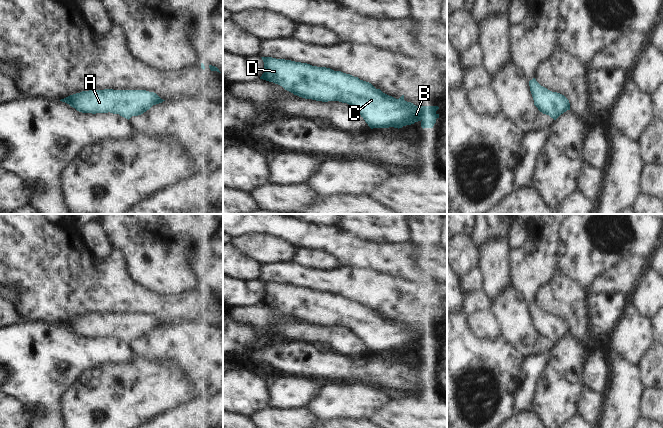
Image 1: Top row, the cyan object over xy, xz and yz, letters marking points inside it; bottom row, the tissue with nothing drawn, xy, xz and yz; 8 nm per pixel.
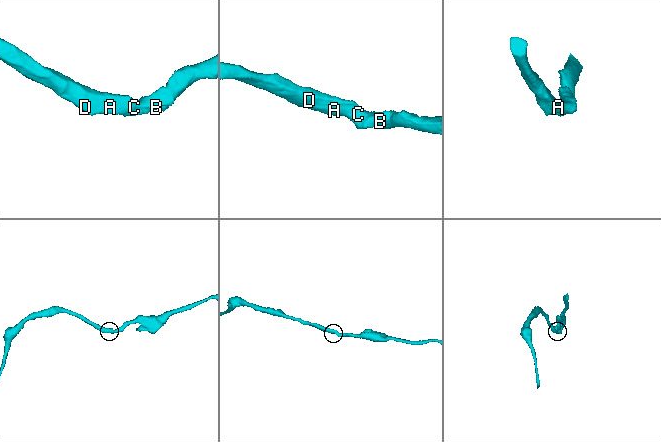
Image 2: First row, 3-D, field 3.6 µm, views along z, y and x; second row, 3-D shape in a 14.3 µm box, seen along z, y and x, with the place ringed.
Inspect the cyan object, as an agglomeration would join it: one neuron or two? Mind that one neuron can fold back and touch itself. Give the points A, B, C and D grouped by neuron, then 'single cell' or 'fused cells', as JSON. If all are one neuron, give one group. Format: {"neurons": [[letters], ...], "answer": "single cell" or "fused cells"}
{"neurons": [["A", "B", "C", "D"]], "answer": "single cell"}

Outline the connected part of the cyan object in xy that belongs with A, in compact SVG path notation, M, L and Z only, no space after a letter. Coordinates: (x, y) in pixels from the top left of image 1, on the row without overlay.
M89 314L70 319L60 325L82 337L113 337L130 343L162 327L156 317L146 314Z

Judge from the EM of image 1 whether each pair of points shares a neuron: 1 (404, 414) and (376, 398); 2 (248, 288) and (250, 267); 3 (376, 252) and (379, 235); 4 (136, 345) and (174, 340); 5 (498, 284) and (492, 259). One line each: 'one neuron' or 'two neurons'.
1: two neurons
2: two neurons
3: two neurons
4: one neuron
5: one neuron

